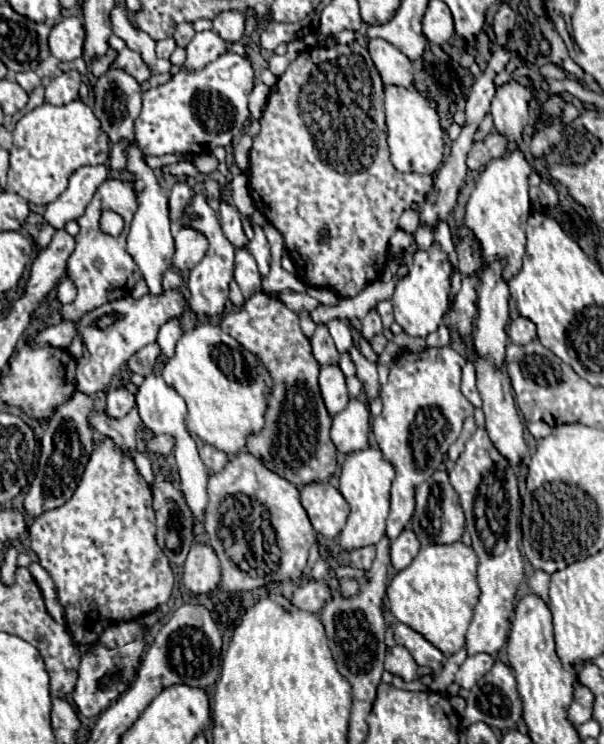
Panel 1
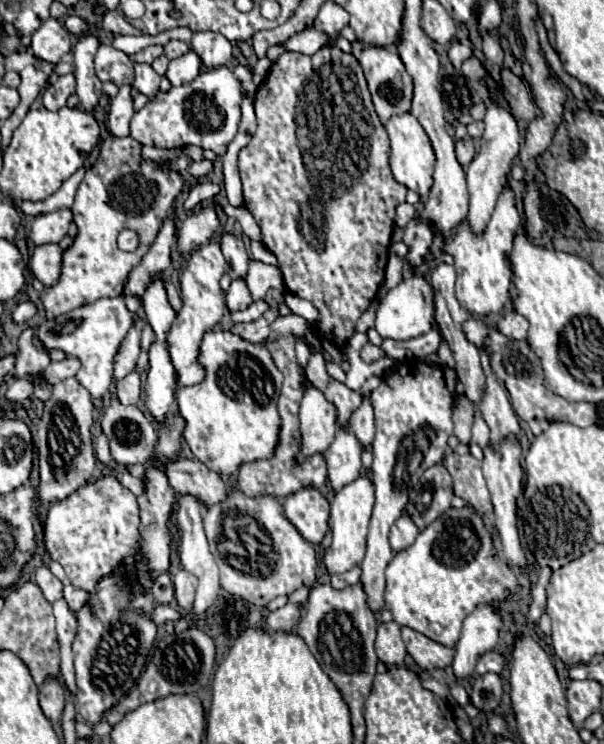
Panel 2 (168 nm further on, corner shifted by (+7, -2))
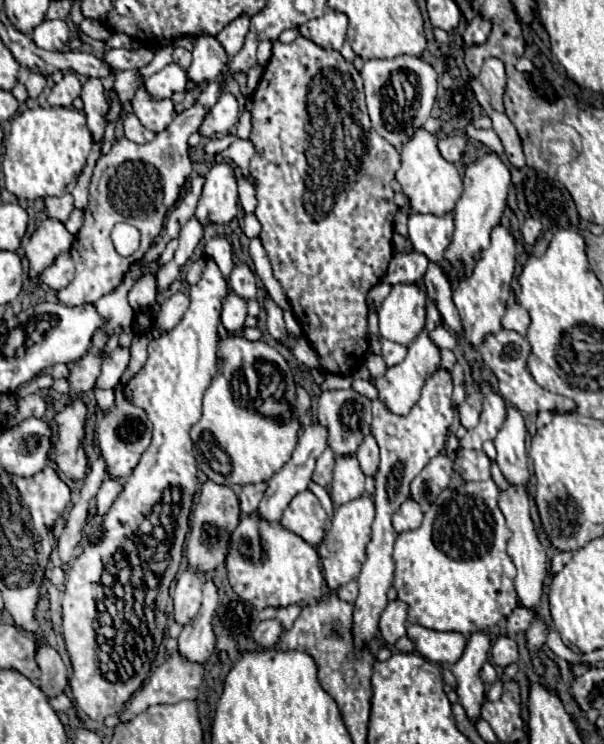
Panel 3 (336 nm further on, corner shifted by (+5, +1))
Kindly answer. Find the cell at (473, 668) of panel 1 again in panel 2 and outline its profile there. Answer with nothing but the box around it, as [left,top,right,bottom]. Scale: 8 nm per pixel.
[476,652,506,674]

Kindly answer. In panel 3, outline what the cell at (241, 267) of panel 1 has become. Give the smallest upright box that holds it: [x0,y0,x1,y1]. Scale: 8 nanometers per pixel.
[222,291,246,333]

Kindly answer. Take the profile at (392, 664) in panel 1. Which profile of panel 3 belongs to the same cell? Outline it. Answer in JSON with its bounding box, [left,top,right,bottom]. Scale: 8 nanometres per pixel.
[380,601,406,647]

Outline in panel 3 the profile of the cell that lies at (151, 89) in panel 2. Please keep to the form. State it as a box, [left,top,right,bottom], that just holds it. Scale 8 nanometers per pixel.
[130,87,172,133]

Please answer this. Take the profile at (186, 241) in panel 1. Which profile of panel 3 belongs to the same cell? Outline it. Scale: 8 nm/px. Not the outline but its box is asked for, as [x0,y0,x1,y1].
[194,163,238,225]

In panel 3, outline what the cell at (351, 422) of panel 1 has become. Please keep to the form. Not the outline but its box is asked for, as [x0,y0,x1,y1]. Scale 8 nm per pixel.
[330,455,364,505]

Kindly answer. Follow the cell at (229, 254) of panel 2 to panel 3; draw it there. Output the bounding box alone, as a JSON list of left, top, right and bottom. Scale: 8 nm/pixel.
[230,261,258,299]

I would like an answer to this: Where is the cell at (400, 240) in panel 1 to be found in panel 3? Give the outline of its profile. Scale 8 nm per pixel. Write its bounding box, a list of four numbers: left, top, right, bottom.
[384,251,428,285]

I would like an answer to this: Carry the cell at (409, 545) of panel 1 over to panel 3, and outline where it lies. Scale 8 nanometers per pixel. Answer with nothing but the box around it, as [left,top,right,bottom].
[392,499,422,533]

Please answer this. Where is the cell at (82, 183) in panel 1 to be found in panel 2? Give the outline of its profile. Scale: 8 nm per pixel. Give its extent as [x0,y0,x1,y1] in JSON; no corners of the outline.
[30,210,72,246]

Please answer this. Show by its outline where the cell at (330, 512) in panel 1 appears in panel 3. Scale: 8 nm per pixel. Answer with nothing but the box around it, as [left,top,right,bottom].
[280,489,326,545]

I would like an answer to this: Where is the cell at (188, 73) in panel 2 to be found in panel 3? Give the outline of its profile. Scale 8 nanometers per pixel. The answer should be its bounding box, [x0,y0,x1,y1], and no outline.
[144,63,188,99]

